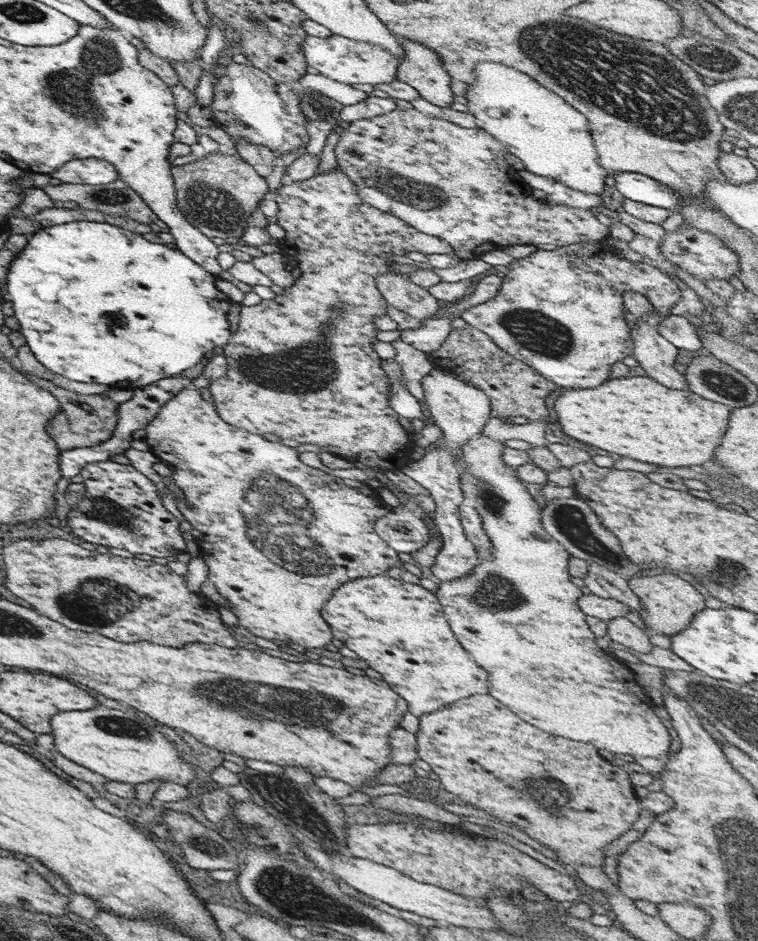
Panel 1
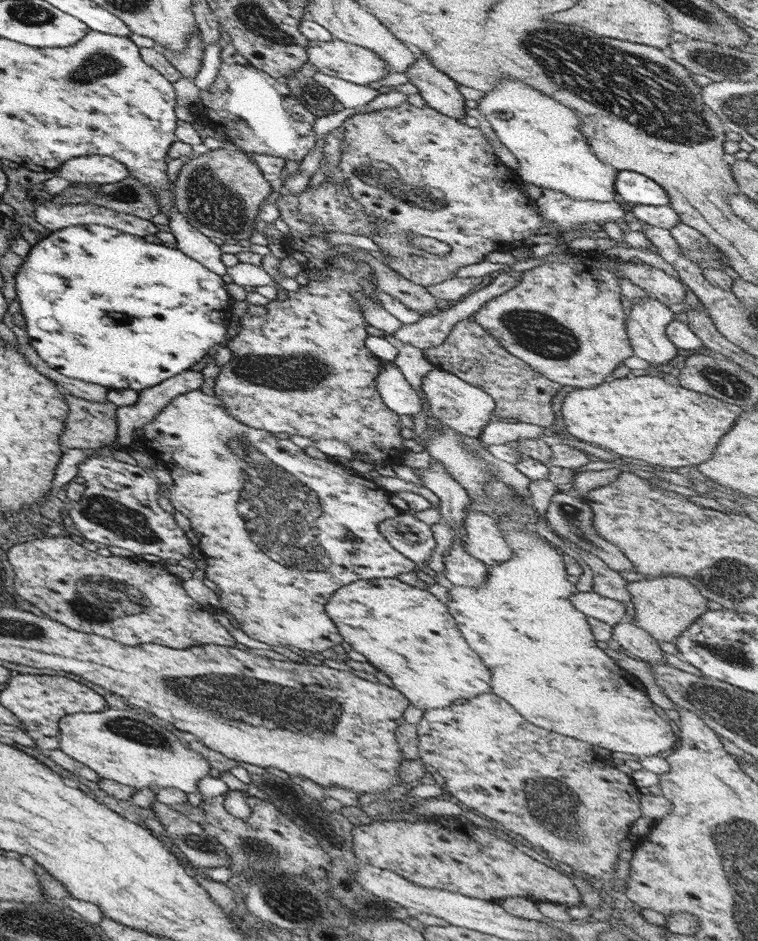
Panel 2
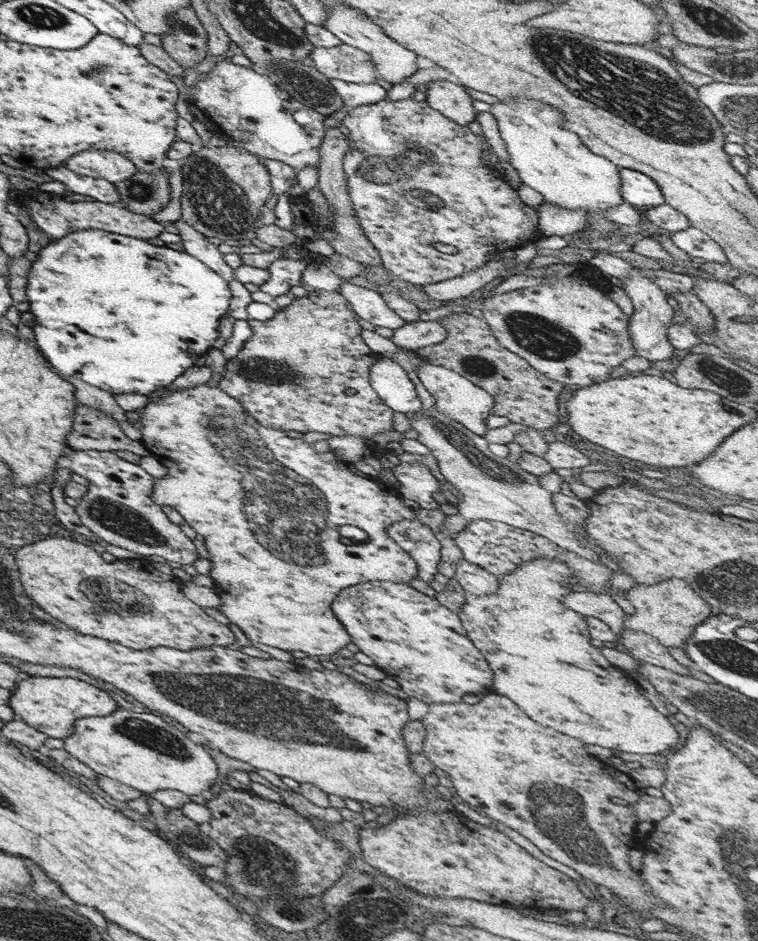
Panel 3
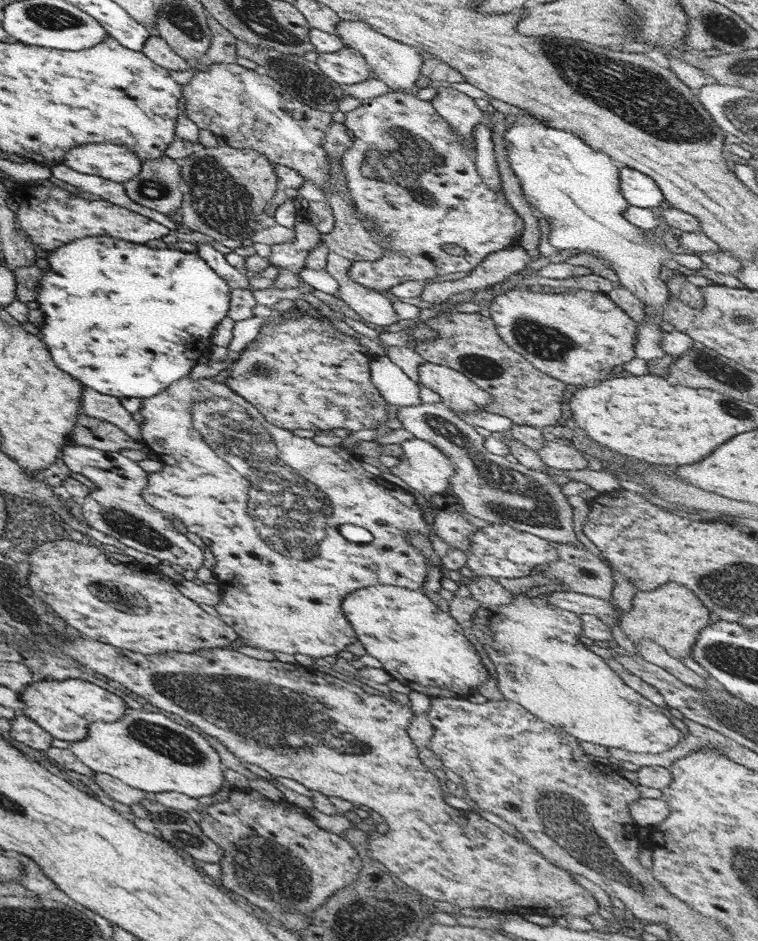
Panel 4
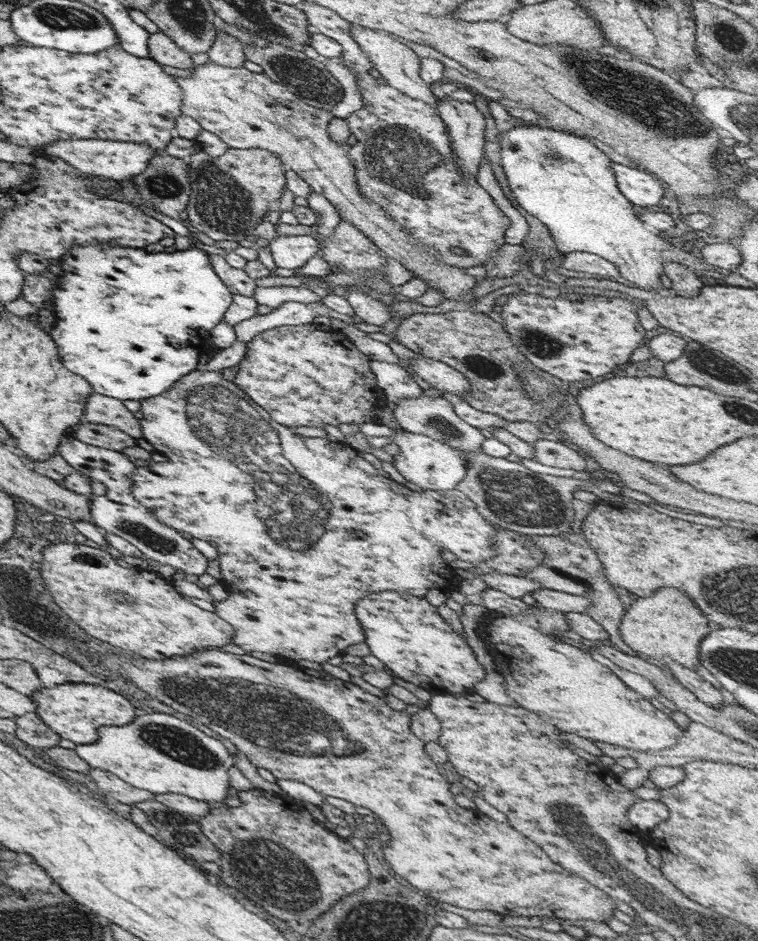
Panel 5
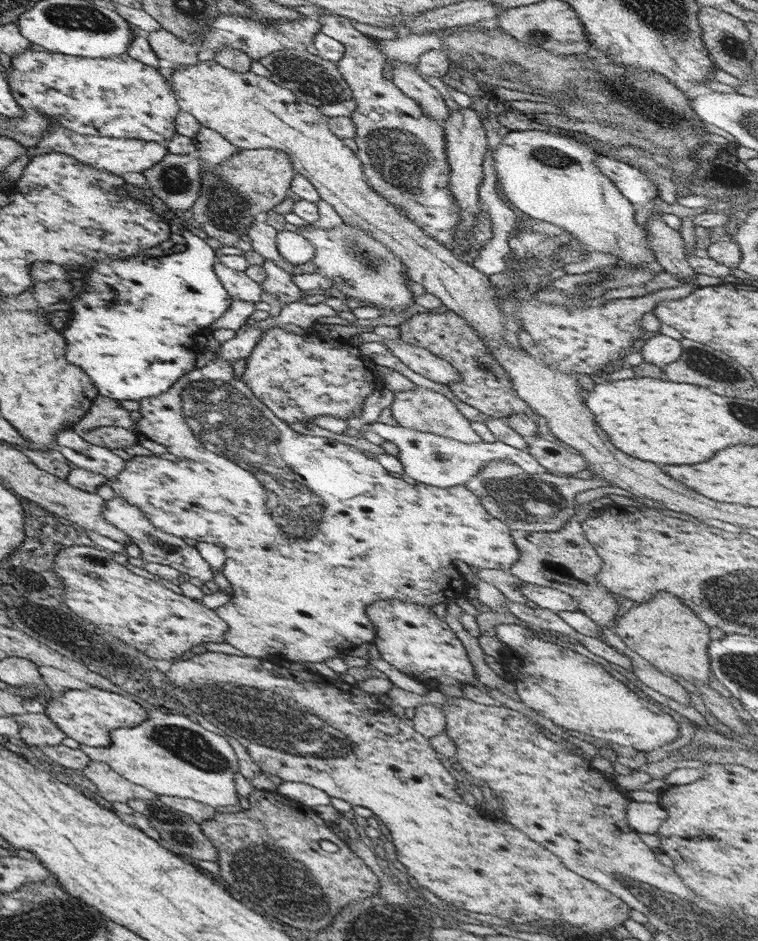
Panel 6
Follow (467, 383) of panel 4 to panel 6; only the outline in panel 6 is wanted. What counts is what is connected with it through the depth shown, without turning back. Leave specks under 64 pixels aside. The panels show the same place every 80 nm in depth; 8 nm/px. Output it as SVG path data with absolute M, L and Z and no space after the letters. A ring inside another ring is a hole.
M399 337L396 342L383 340L383 343L387 345L387 350L404 366L407 366L411 371L423 378L428 378L431 382L449 387L460 380L455 368L439 359L436 355L429 353L426 349L421 348L421 346L403 343Z

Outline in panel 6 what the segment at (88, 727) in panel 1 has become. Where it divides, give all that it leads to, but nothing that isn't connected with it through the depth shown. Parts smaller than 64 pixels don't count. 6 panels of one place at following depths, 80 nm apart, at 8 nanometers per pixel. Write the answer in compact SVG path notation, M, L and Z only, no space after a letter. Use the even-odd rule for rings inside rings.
M165 714L163 718L149 717L137 726L118 728L108 732L110 745L90 747L79 745L78 749L93 762L104 762L119 776L153 791L157 796L174 796L188 798L195 802L211 806L239 806L233 774L238 772L235 753L225 737L205 730L195 720L184 715Z

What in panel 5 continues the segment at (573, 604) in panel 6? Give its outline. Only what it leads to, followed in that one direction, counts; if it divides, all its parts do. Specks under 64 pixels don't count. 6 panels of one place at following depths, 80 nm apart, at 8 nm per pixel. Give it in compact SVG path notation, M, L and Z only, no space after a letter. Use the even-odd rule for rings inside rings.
M536 589L531 592L533 602L546 610L583 613L590 608L592 602L588 598L579 595L568 594L549 589Z

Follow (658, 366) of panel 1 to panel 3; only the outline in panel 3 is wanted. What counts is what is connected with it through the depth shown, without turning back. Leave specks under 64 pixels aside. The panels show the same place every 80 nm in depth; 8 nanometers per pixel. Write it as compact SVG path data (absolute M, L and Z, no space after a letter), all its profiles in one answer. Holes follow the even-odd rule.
M631 266L629 281L623 281L622 289L633 305L632 314L628 317L628 332L634 355L643 357L651 363L669 359L674 348L667 342L666 331L669 321L675 314L674 304L667 300L664 292L661 292L648 276L644 276L642 268Z

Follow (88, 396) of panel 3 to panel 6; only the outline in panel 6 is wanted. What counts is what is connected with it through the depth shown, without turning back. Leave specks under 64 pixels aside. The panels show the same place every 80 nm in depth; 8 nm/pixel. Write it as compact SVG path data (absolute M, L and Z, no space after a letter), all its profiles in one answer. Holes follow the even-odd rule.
M95 396L91 408L76 422L71 430L77 434L100 426L118 426L136 432L136 424L129 417L129 412L119 406L117 400Z

